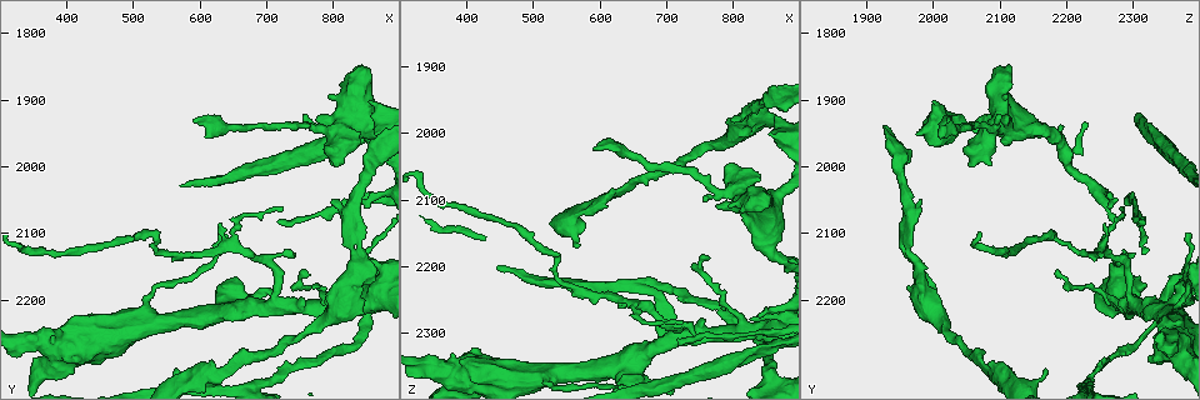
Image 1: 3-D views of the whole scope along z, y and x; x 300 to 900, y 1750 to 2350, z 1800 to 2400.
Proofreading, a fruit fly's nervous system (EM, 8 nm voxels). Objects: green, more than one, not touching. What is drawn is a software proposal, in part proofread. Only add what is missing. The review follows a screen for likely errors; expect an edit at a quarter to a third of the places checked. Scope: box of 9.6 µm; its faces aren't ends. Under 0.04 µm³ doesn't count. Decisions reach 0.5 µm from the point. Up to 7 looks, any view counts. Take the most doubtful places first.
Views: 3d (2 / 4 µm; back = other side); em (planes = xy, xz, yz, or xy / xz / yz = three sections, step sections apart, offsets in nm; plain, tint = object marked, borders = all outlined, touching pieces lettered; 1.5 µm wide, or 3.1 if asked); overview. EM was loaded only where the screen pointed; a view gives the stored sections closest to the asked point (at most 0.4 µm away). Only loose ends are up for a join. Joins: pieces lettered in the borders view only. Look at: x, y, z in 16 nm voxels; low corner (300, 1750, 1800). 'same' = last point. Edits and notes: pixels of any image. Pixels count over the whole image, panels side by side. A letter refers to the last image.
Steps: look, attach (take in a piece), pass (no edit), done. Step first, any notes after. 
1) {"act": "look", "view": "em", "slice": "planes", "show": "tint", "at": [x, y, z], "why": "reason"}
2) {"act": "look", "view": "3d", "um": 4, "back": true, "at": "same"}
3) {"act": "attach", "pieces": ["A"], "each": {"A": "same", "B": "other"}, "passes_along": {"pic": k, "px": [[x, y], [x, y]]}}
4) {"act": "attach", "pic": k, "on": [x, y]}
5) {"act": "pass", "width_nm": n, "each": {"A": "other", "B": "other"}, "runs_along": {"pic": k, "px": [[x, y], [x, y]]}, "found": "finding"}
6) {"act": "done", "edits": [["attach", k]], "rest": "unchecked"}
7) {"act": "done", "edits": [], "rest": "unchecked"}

{"act": "look", "view": "3d", "um": 4, "at": [565, 2310, 2165], "why": "free end"}

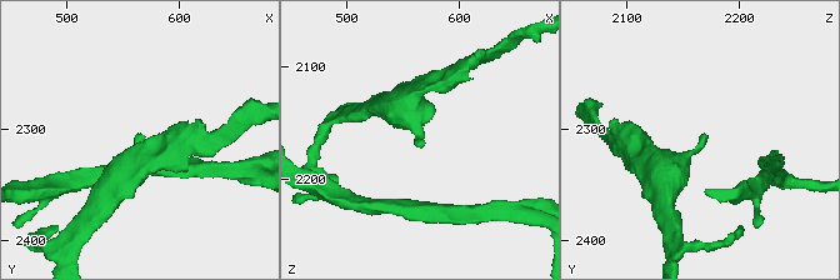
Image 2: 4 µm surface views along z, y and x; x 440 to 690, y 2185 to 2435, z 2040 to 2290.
{"act": "look", "view": "em", "slice": "xz", "step": 4, "show": "tint", "at": [564, 2304, 2170], "why": "now the EM"}

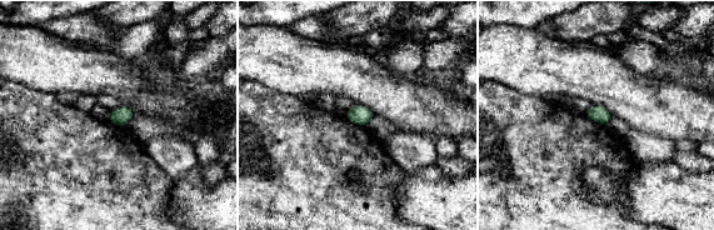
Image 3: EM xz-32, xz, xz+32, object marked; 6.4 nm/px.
{"act": "look", "view": "em", "slice": "xz", "step": 4, "show": "borders", "at": "same", "why": "what lies round it"}

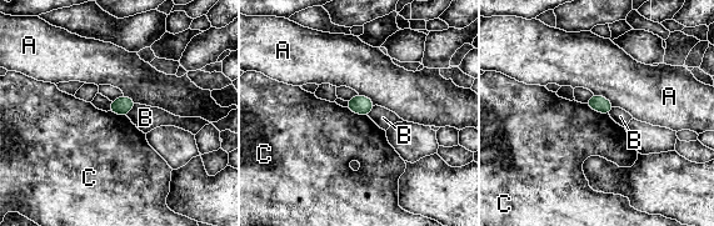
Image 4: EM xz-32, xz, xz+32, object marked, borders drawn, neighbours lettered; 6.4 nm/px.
{"act": "pass", "each": {"A": "other", "B": "other", "C": "other"}, "border": {"pic": 4, "px": [[587, 104], [600, 112], [608, 114]]}, "found": "no lettered piece goes on from it"}

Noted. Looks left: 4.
{"act": "look", "view": "em", "slice": "xy", "step": 8, "show": "tint", "at": [745, 2135, 2305], "why": "free end"}

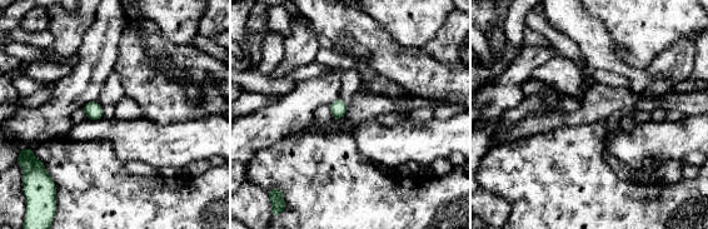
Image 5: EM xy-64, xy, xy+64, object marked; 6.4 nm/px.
{"act": "look", "view": "em", "slice": "planes", "show": "borders", "at": "same", "why": "cut it another way"}

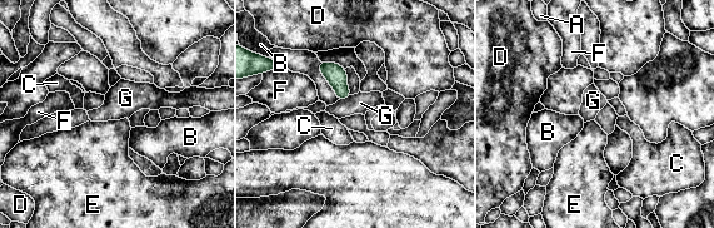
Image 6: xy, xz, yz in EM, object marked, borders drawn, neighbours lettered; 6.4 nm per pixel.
{"act": "pass", "longest_contact_nm": ["B", 180], "each": {"A": "other", "B": "other", "C": "other", "D": "other", "E": "other", "F": "other", "G": "other"}, "border": {"pic": 6, "px": [[350, 95], [339, 100]]}, "found": "no lettered piece goes on from it"}

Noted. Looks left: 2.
{"act": "done", "edits": [], "rest": "unchecked"}

